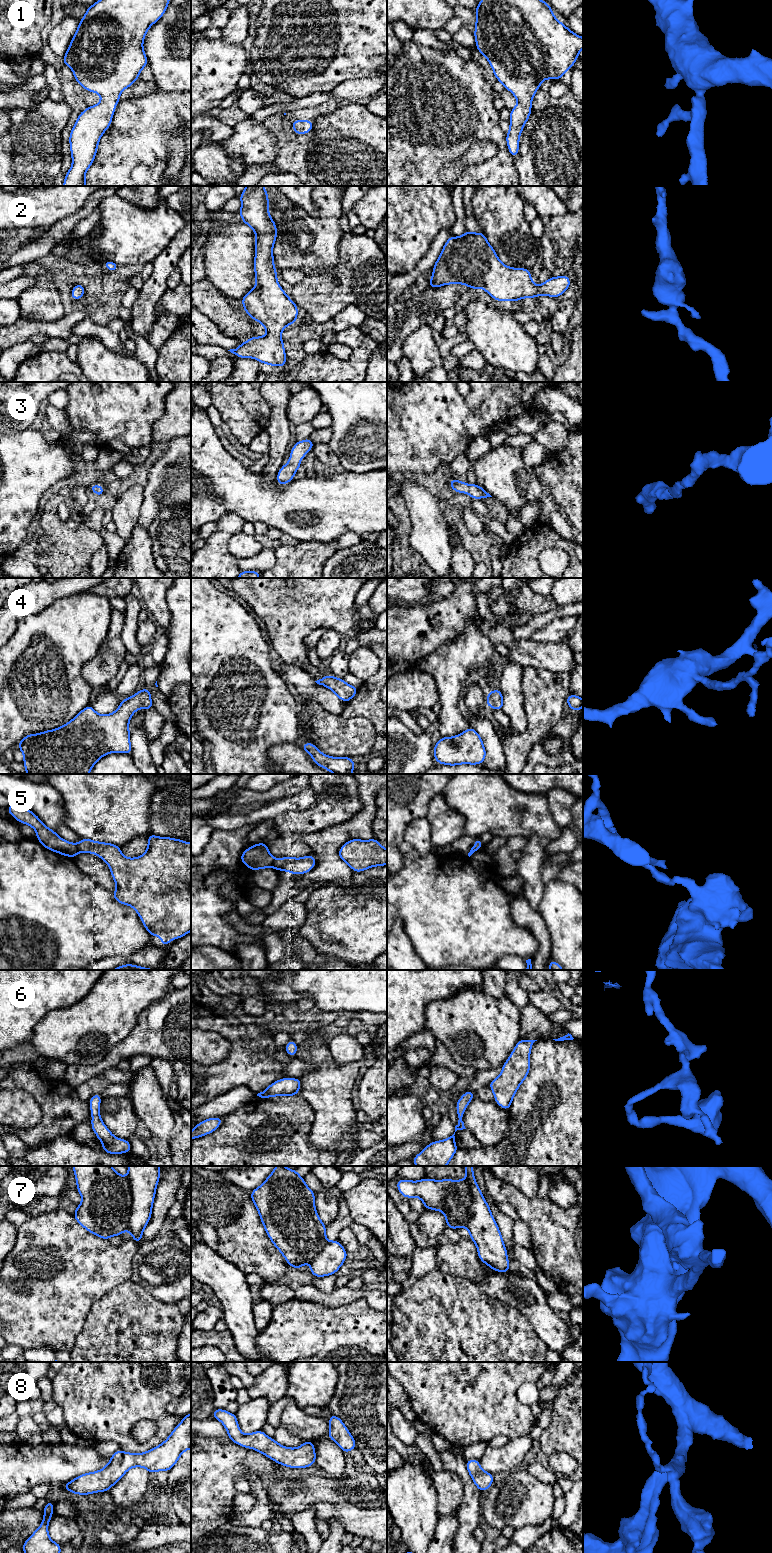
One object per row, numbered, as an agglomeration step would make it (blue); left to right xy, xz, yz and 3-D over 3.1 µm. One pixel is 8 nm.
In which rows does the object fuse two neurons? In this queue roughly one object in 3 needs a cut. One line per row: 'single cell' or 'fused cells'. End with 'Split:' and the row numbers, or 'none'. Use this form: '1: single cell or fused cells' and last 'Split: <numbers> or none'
1: single cell
2: single cell
3: single cell
4: single cell
5: fused cells
6: single cell
7: fused cells
8: single cell
Split: 5, 7

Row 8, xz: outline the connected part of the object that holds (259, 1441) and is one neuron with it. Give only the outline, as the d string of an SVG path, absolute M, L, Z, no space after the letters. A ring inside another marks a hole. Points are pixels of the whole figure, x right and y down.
M215 1408L212 1418L222 1422L229 1439L235 1444L256 1450L278 1464L297 1469L315 1465L316 1452L313 1441L303 1442L298 1448L289 1448L268 1437L263 1430L243 1435L237 1423L237 1415L225 1409Z

